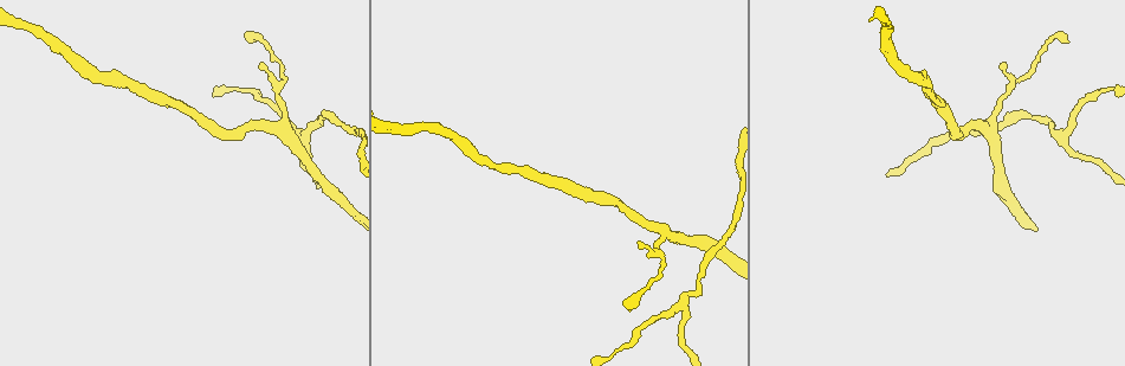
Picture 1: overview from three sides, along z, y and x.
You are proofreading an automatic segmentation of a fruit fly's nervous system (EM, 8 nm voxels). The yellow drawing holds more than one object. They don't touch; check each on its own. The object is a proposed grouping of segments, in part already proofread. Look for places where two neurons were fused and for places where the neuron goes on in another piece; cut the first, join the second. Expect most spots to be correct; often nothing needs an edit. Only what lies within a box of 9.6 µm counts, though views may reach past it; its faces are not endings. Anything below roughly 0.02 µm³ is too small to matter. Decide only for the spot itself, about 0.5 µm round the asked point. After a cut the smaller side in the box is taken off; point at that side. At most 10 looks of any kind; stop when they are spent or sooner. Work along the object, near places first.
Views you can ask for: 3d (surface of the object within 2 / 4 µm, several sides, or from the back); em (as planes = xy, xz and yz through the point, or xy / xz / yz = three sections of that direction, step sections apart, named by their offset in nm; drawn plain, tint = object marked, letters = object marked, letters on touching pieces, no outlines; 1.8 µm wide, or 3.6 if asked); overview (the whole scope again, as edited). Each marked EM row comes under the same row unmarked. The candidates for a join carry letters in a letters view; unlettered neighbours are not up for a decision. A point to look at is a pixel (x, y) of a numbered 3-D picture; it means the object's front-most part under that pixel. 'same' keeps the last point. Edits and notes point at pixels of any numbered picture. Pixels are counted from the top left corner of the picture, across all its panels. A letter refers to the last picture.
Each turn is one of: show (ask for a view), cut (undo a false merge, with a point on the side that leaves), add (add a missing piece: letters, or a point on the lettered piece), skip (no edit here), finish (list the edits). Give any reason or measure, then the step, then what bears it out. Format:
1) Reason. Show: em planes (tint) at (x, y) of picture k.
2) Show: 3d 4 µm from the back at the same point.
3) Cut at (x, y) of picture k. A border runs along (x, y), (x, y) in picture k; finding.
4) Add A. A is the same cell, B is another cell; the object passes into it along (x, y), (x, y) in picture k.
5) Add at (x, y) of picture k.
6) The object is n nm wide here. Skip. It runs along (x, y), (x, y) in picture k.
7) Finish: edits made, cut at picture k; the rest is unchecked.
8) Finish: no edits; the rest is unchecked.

Tapers out. Show: em yz step 4 (tint) at (249, 42) of picture 1.

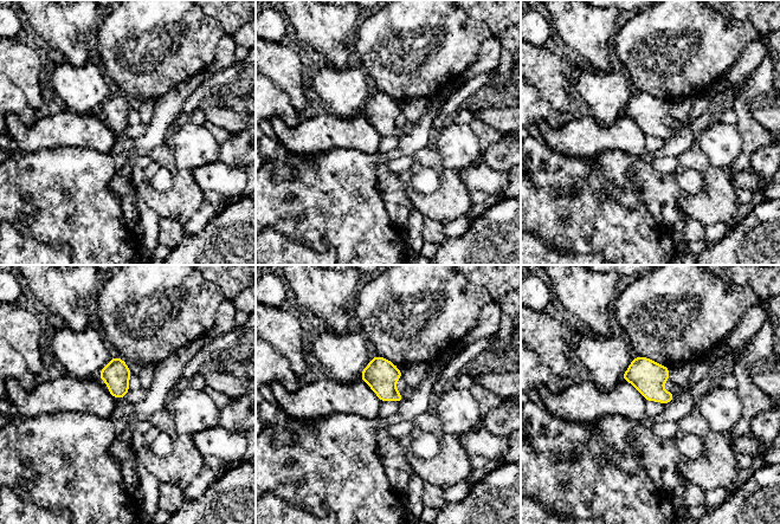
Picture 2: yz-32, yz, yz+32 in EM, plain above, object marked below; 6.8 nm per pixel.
Another direction. Show: em xz step 8 (letters) at the same point.

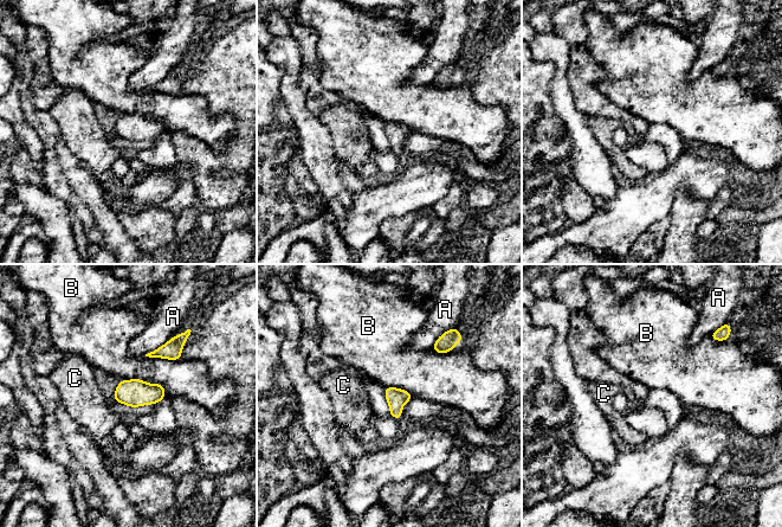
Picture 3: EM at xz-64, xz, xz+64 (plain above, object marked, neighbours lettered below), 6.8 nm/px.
The object is 140 nm wide here. Skip. A, B and C are other cells; a border runs along (122, 379), (159, 383), (166, 396) in picture 3; none of them fits.

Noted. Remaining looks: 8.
Sudden change in width. Show: 3d 4 µm from the back at (283, 124) of picture 1.

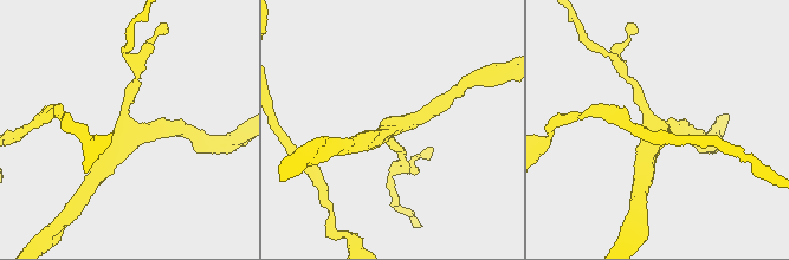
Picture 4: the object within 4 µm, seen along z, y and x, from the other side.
Shape alone is not enough. Show: em 3.6 µm planes (letters) at (396, 127) of picture 4.

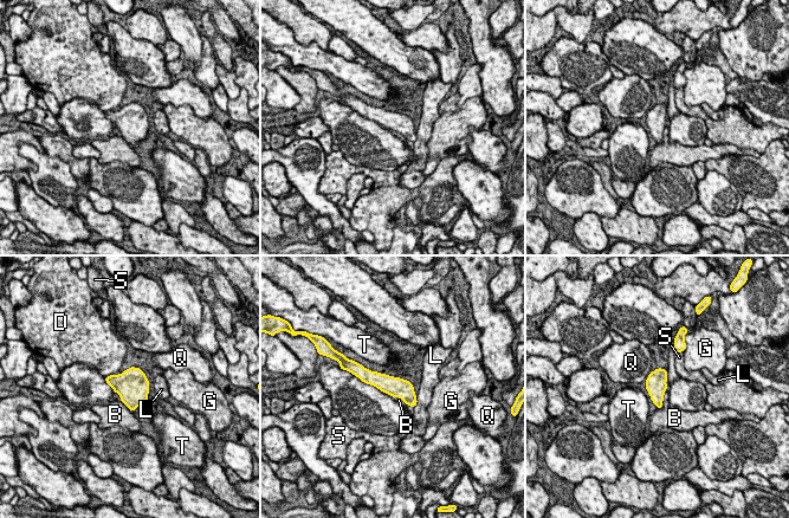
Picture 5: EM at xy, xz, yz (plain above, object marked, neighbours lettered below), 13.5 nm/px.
Skip. B, D, G, L, Q, S and T are other cells; a border runs along (666, 388), (663, 405), (657, 408) in picture 5; all the same neuron.

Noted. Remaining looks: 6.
Three-way junction. Show: em planes (letters) at (1059, 136) of picture 1.

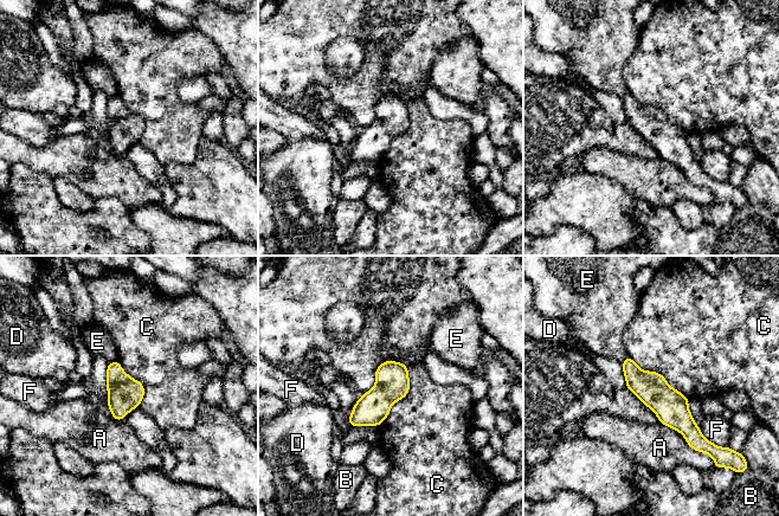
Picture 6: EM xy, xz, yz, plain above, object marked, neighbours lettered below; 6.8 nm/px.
Skip. A, B, C, D, E and F are other cells; one neuron here.

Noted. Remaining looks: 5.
Finish: no edits; the rest is unchecked.

